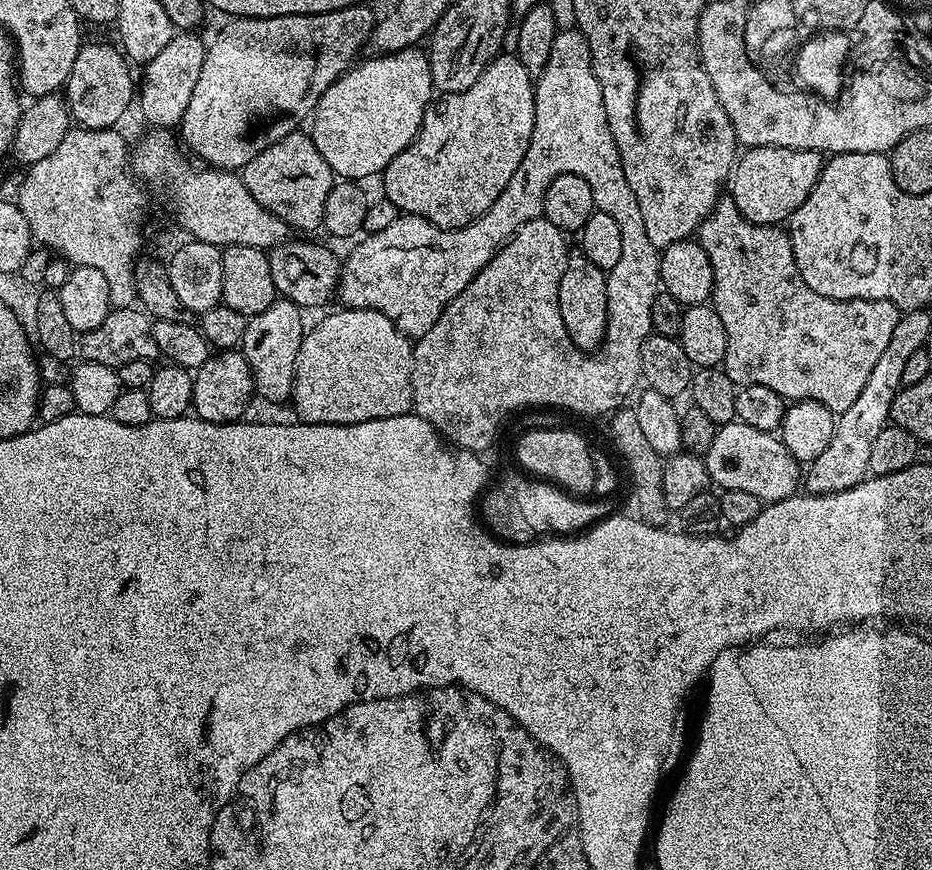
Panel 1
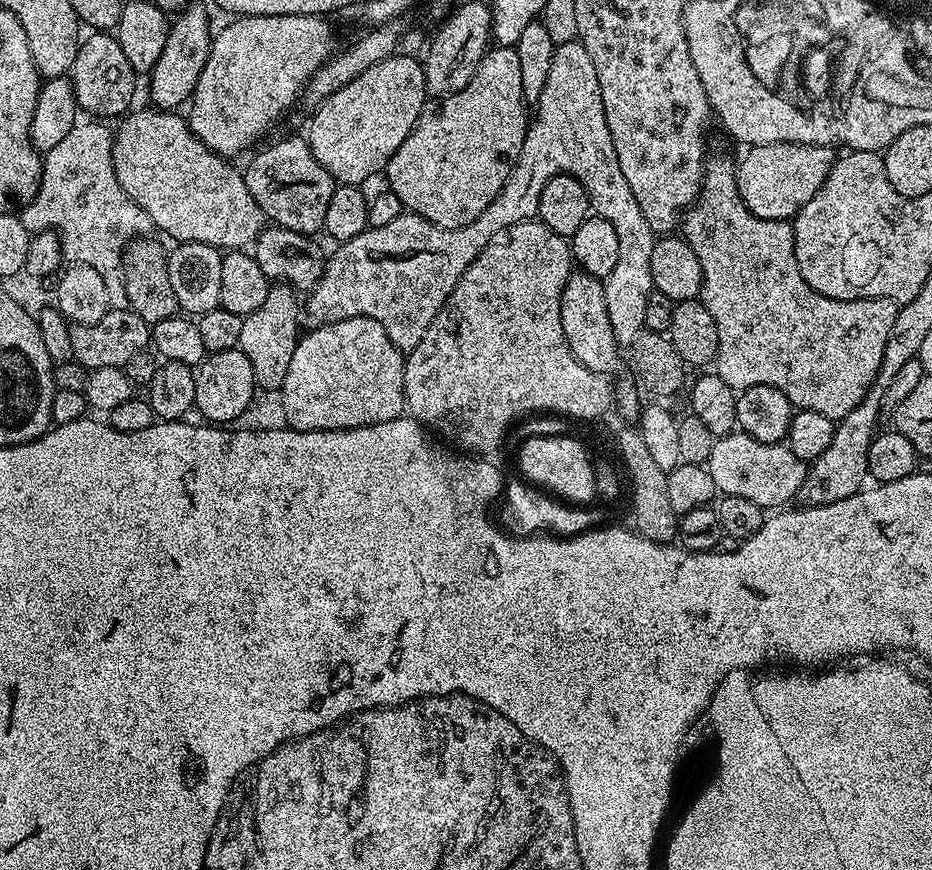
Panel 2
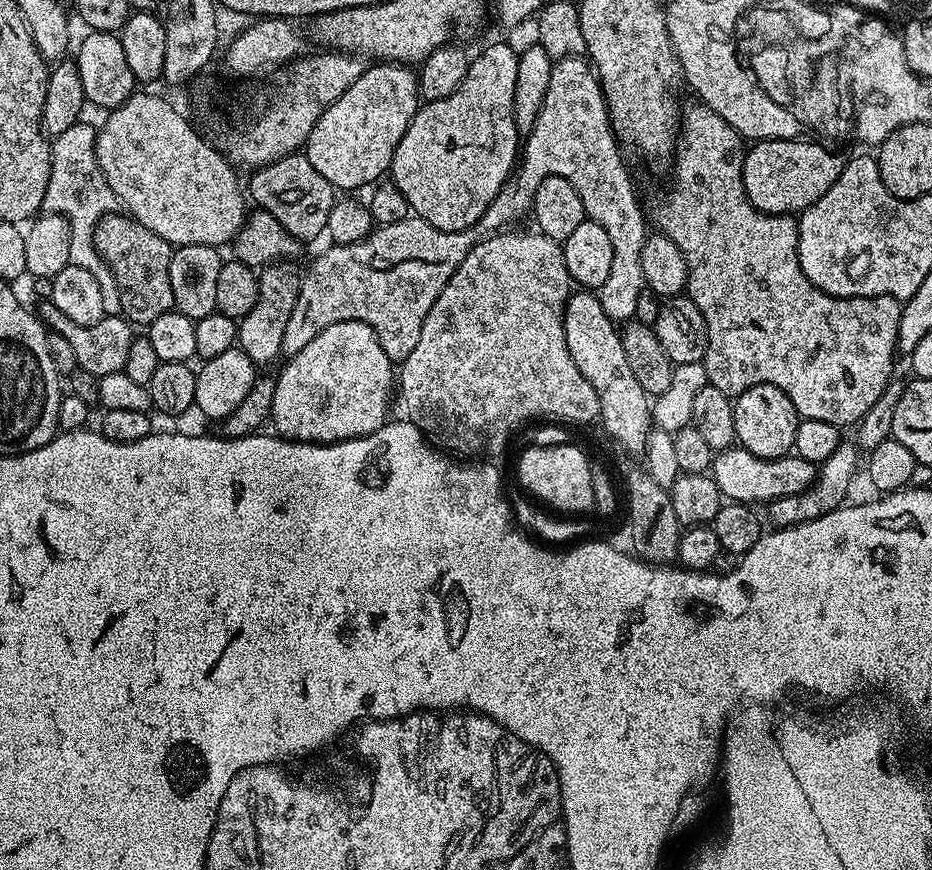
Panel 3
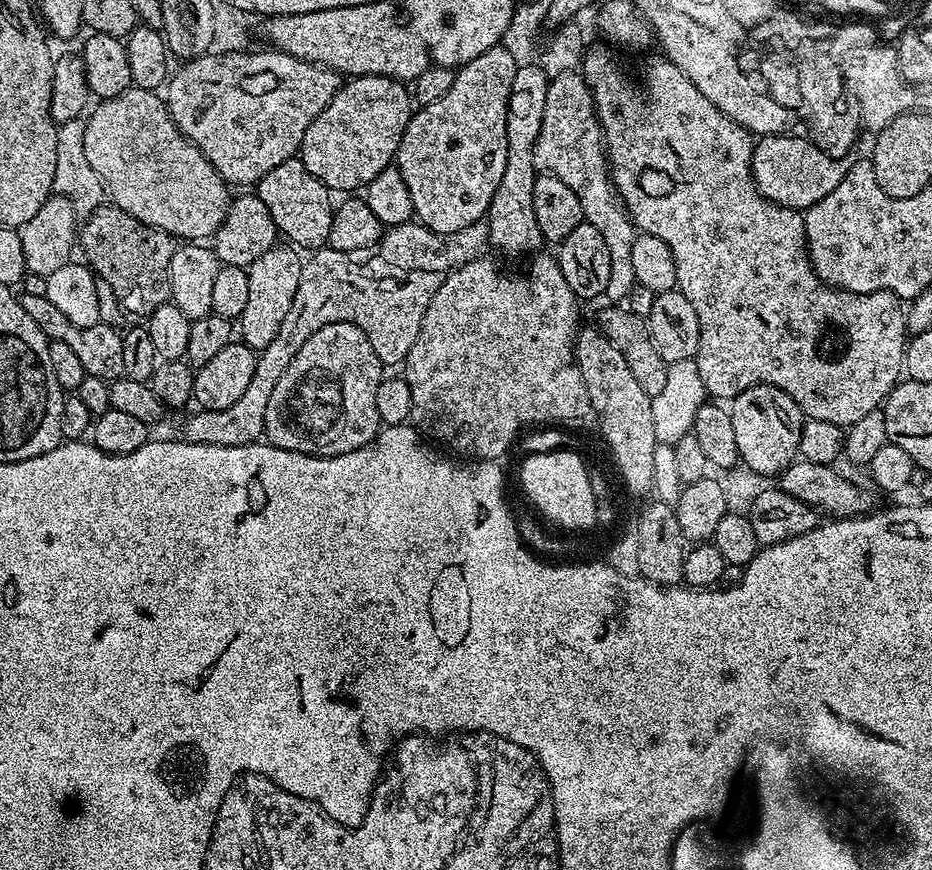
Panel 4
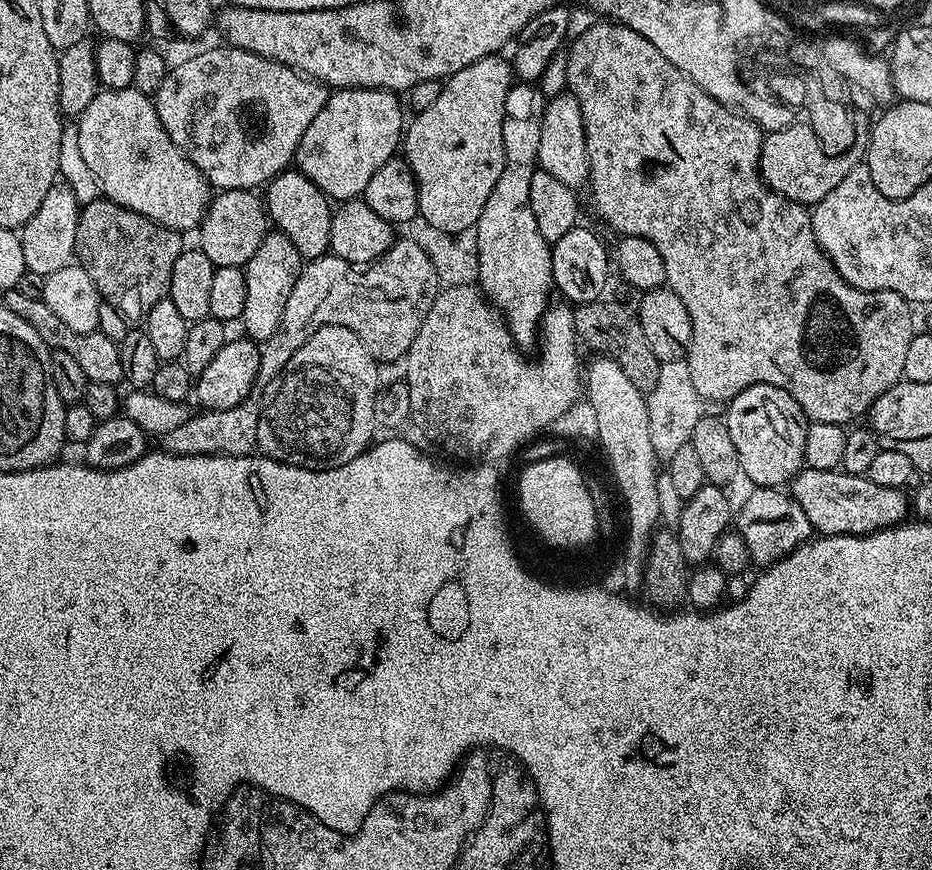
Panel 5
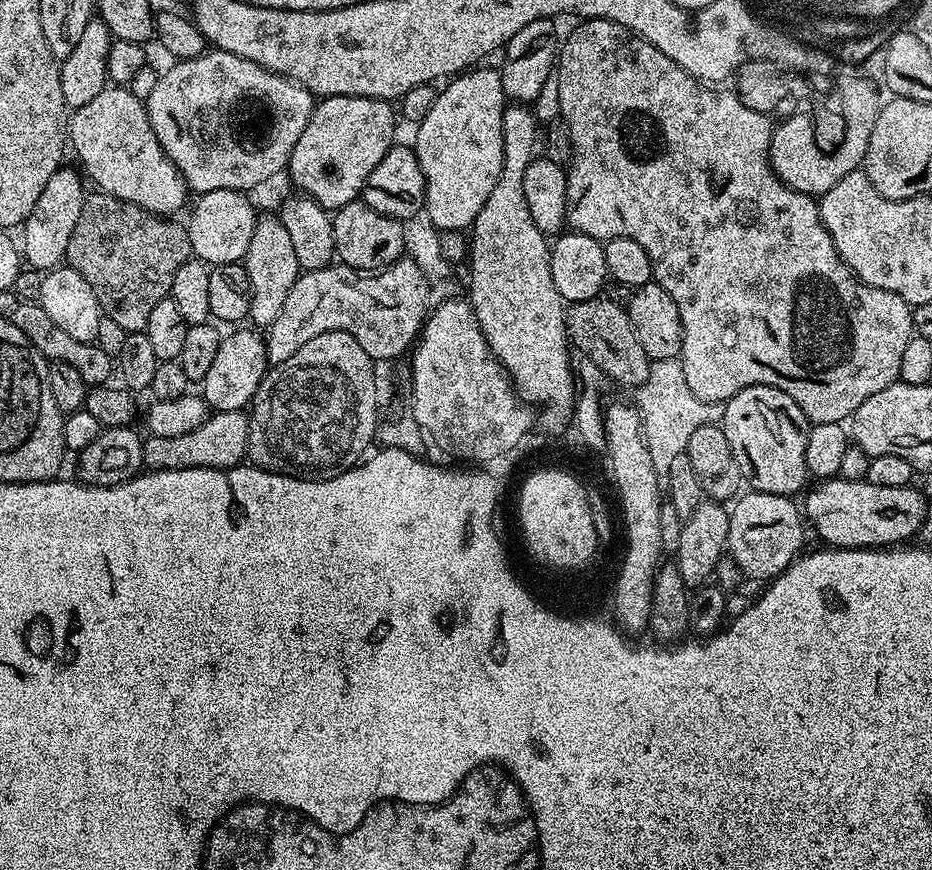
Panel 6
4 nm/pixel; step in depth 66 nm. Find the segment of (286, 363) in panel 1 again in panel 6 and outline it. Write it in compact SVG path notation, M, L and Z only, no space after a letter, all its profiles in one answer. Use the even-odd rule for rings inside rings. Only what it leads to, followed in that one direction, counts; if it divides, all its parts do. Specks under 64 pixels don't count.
M261 215L257 219L242 263L252 291L248 316L261 326L272 324L282 310L282 302L286 302L286 294L290 294L290 286L294 286L302 271L298 257L294 255L294 246L290 243L290 233L286 231L286 226L282 226L279 215Z

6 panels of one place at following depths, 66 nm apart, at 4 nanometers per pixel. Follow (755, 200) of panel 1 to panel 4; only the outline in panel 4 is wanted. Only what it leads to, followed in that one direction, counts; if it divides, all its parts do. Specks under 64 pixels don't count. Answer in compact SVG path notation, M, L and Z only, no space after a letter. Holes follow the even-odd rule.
M773 134L770 136L760 136L752 145L752 177L756 183L758 191L770 202L781 204L787 208L797 210L807 210L814 206L850 170L852 160L831 160L829 156L823 156L817 148L805 146L796 152L796 156L804 164L788 164L788 140L787 135Z

